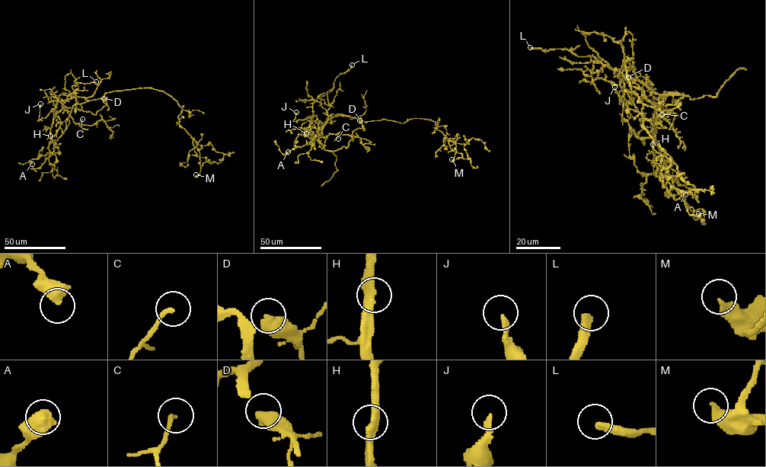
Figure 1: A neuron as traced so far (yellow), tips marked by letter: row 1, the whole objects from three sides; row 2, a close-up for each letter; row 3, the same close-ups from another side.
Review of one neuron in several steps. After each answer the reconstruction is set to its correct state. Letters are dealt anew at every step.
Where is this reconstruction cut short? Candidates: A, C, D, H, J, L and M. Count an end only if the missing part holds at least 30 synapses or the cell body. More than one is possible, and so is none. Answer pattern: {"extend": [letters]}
{"extend": []}

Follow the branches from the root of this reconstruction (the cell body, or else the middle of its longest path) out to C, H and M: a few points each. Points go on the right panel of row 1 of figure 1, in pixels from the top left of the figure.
C: (628, 62), (631, 66), (623, 71), (620, 81), (618, 75), (636, 78), (658, 93), (653, 122), (662, 114)
H: (628, 62), (631, 66), (623, 71), (624, 77), (620, 86), (652, 125), (662, 158), (654, 155), (652, 144)
M: (628, 62), (633, 59), (624, 62), (643, 103), (643, 126), (673, 161), (665, 179), (687, 212), (698, 213)

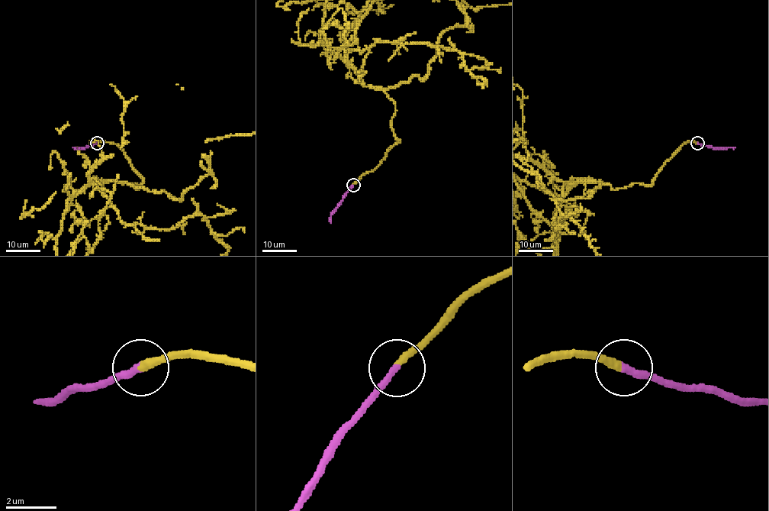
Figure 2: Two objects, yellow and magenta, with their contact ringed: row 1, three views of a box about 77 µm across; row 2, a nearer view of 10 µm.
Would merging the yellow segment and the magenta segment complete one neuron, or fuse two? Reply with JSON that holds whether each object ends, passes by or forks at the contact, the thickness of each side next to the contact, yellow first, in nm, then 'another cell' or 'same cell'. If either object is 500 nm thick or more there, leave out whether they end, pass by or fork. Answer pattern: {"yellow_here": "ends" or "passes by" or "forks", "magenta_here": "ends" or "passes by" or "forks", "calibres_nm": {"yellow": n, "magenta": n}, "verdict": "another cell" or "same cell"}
{"yellow_here": "ends", "magenta_here": "ends", "calibres_nm": {"yellow": 300, "magenta": 300}, "verdict": "same cell"}

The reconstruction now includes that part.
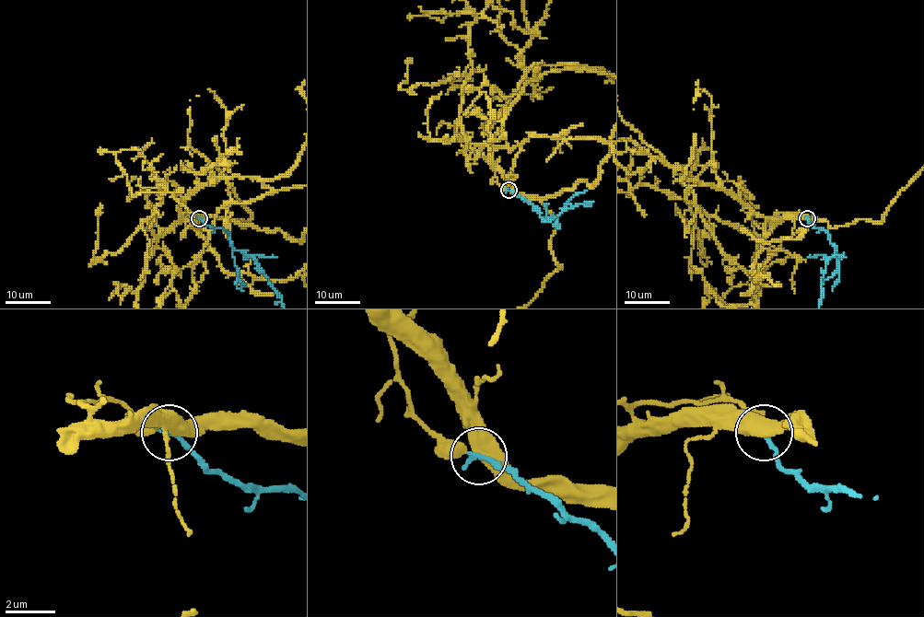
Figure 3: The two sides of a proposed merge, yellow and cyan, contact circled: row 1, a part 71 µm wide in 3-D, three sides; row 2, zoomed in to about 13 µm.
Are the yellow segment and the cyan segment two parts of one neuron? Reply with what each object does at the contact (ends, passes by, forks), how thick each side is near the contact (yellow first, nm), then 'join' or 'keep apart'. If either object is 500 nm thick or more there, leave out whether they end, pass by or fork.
yellow forks | cyan ends | 480/220 nm | join

